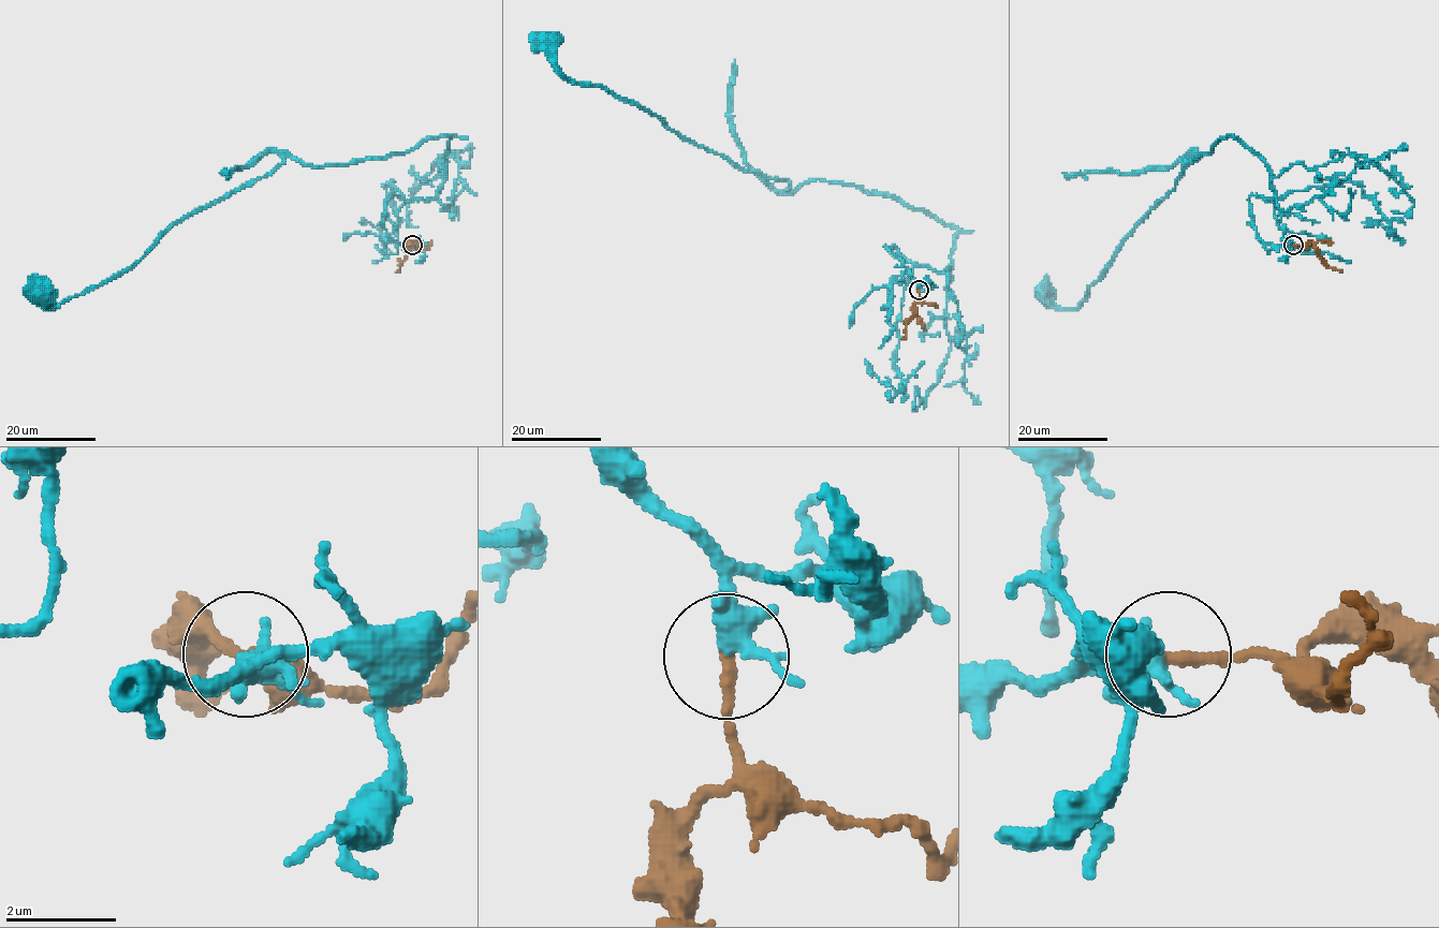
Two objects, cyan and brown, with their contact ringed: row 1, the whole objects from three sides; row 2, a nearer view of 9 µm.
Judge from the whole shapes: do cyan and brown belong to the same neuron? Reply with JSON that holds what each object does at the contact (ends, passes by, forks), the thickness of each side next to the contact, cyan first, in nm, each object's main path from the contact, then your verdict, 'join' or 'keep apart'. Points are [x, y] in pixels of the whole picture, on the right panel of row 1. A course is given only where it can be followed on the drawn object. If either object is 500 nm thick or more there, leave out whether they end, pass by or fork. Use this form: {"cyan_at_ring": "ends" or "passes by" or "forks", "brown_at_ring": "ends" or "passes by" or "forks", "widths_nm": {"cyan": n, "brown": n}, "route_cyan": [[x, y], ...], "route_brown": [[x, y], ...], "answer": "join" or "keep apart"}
{"cyan_at_ring": "forks", "brown_at_ring": "ends", "widths_nm": {"cyan": 320, "brown": 240}, "route_cyan": [[1293, 246], [1258, 235], [1250, 202], [1272, 201], [1271, 168], [1222, 137], [1076, 307], [1043, 291]], "route_brown": [[1293, 246], [1310, 245], [1329, 267], [1342, 273]], "answer": "join"}

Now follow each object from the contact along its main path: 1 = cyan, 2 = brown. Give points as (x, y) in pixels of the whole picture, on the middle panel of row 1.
1: (919, 290), (891, 247), (942, 271), (956, 227), (853, 185), (786, 193), (570, 82), (543, 41)
2: (919, 290), (914, 313), (905, 326), (901, 339)

